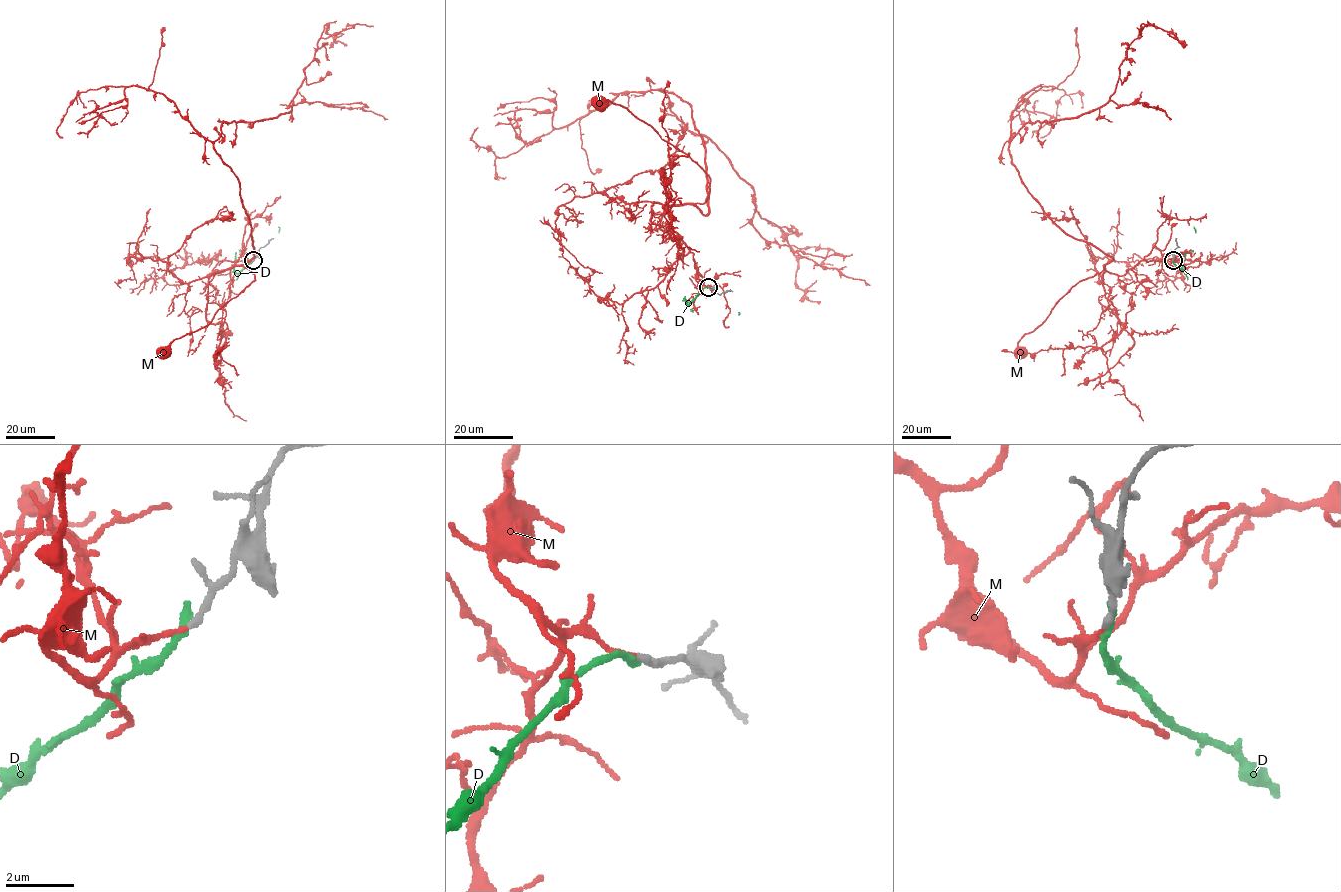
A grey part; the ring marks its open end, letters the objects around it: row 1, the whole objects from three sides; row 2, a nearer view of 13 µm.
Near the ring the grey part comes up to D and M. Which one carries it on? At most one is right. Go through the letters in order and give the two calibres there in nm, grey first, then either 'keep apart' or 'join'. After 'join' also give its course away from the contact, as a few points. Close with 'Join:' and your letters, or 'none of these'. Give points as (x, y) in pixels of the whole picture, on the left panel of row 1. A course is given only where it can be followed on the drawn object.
D: 220/240 nm | keep apart
M: 200/140 nm | join | via (253, 260), (243, 262), (243, 246), (231, 267), (214, 275), (243, 266), (254, 280), (206, 325), (163, 352)
Join: M

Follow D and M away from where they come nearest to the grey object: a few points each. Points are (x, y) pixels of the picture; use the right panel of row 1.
D: (1173, 260), (1185, 273), (1182, 270), (1183, 256), (1191, 251), (1193, 226)
M: (1172, 260), (1169, 264), (1155, 246), (1123, 275), (1103, 266), (1081, 280), (1021, 339), (1019, 352)

